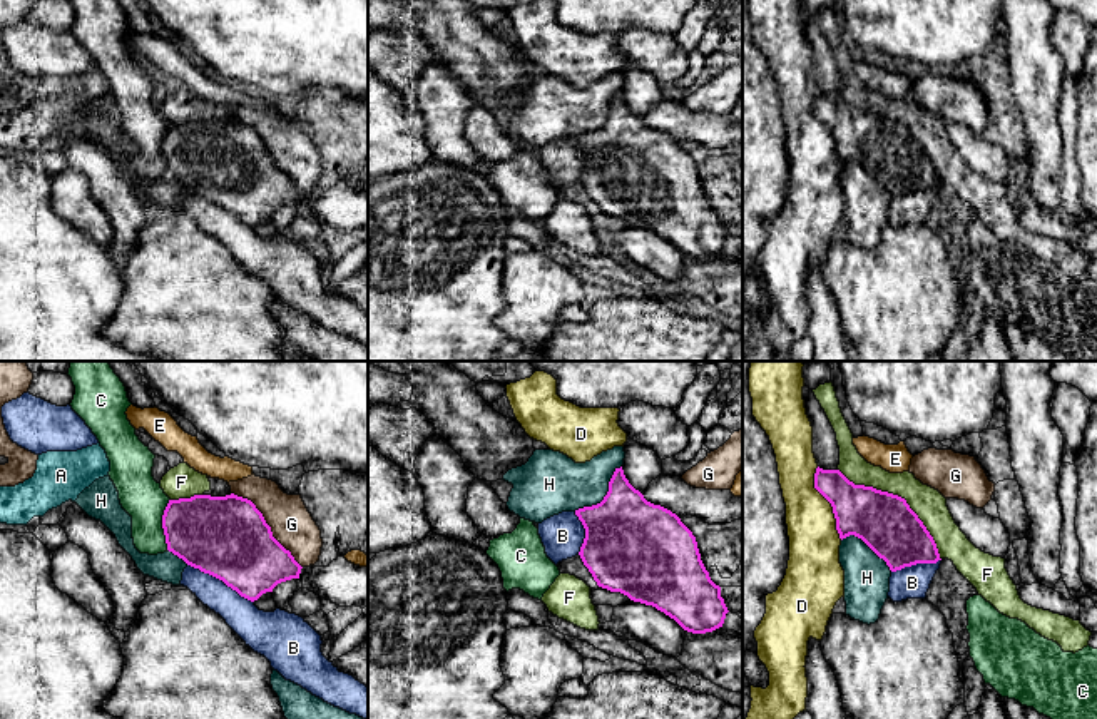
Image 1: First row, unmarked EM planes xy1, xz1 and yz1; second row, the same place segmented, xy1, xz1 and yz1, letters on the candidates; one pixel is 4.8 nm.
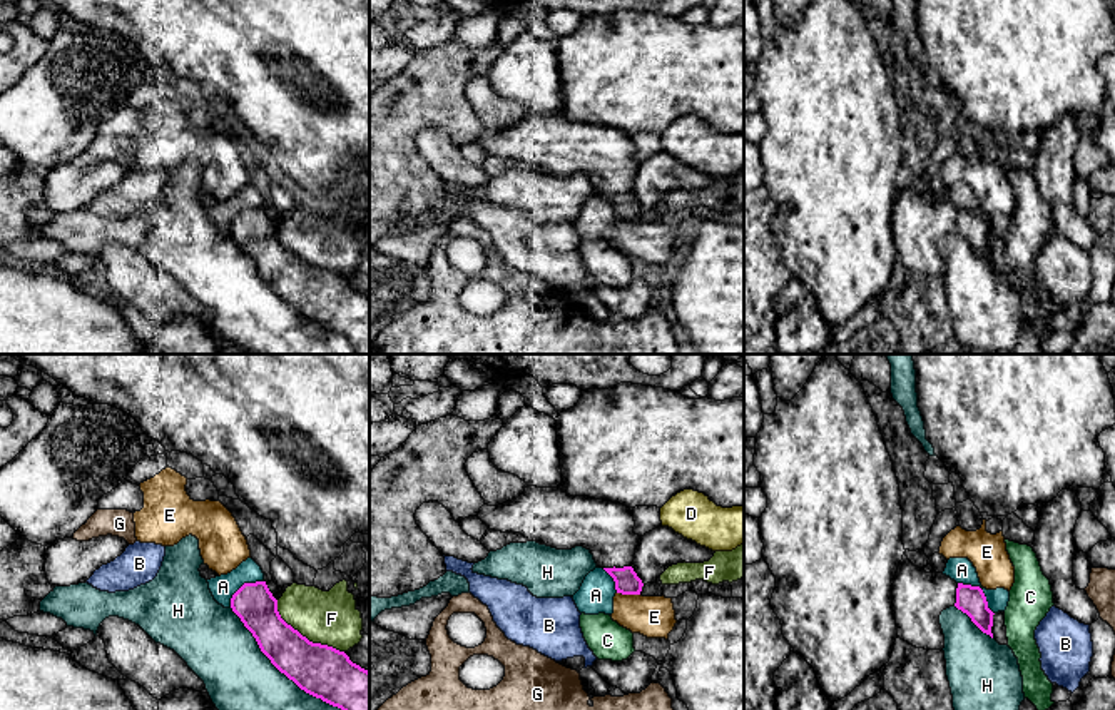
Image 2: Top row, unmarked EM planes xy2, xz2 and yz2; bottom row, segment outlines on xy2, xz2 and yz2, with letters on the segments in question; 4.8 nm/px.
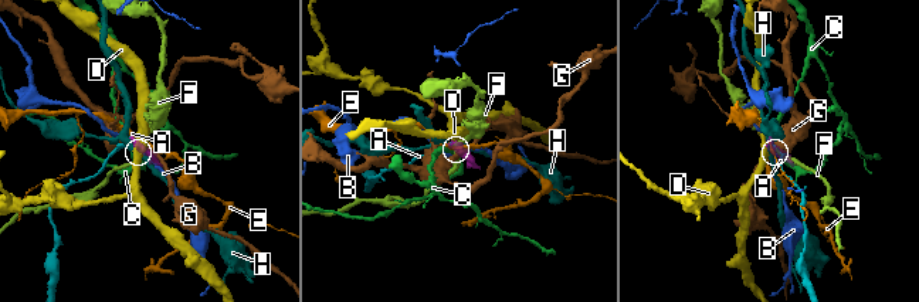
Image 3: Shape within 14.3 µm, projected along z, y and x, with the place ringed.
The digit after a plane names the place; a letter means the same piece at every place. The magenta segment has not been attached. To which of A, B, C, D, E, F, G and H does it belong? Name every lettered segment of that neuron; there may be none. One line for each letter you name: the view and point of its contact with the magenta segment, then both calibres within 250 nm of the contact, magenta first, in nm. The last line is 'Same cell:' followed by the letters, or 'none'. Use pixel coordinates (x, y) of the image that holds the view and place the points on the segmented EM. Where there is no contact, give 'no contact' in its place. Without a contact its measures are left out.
Same cell: none

